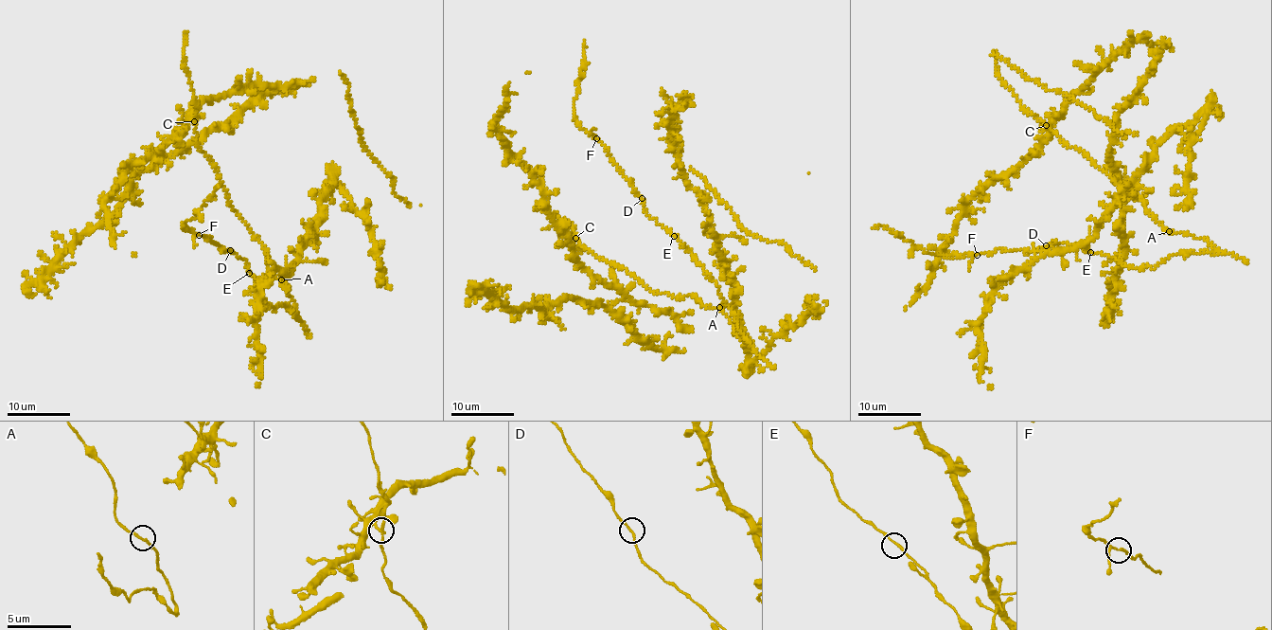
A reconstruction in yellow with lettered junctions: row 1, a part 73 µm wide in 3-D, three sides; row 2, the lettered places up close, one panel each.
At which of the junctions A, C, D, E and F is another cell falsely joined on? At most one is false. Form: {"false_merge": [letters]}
{"false_merge": []}

